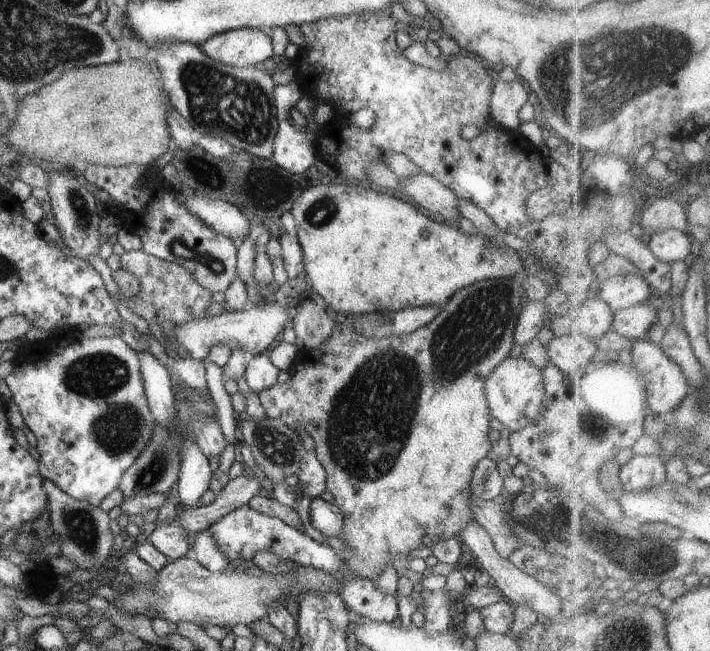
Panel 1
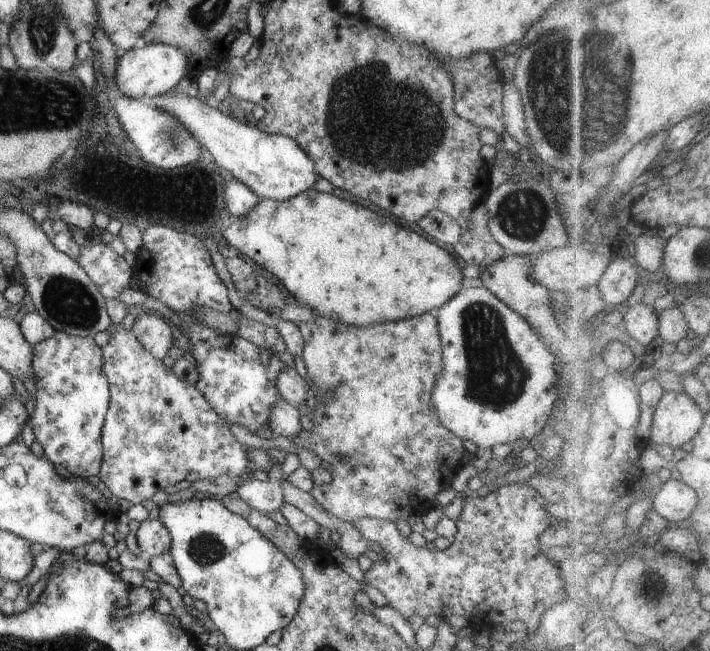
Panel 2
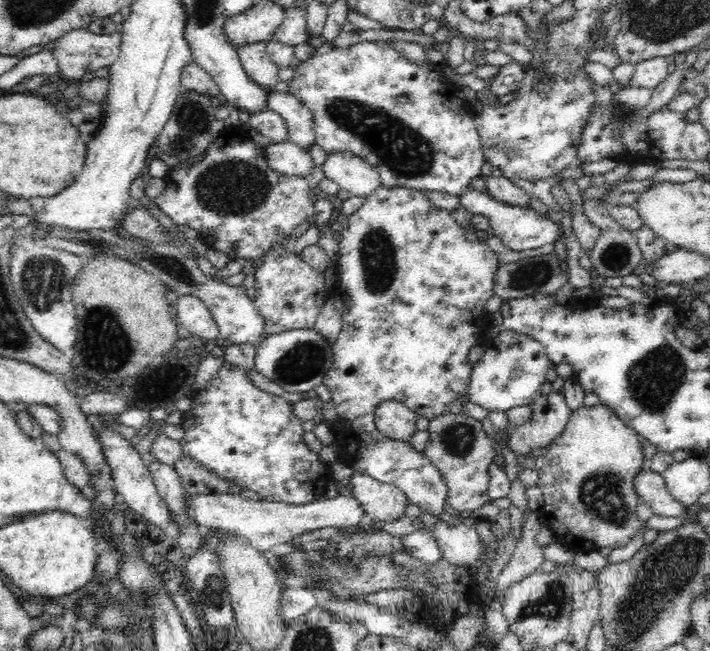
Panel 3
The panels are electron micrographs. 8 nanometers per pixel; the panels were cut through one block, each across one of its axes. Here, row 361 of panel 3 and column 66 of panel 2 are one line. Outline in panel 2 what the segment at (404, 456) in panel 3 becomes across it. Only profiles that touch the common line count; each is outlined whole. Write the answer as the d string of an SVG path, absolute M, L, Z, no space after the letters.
M55 331L50 338L33 346L32 369L36 384L36 408L29 417L35 441L44 449L44 456L54 466L64 466L72 477L98 479L103 459L101 432L110 406L109 382L103 372L103 350L93 337L80 337Z

